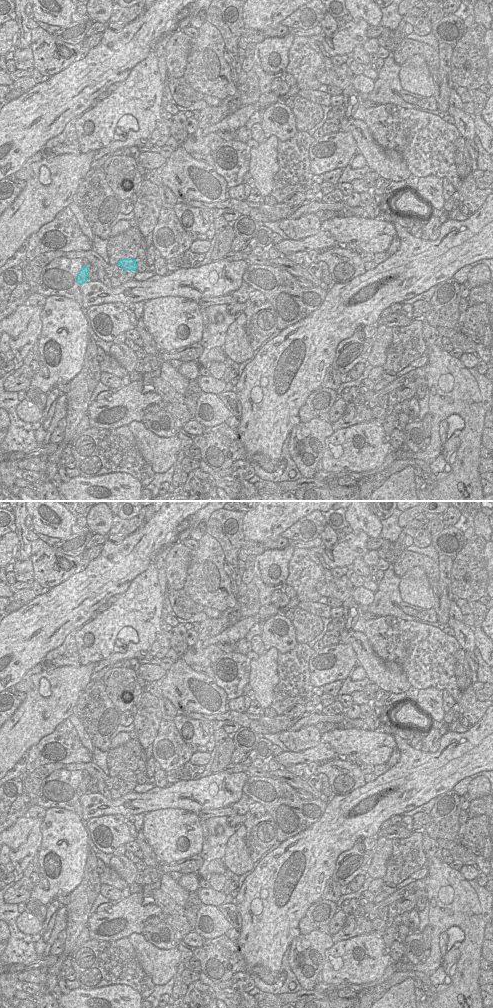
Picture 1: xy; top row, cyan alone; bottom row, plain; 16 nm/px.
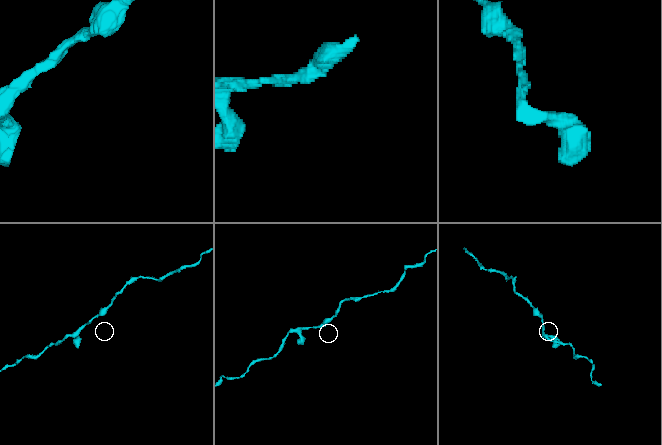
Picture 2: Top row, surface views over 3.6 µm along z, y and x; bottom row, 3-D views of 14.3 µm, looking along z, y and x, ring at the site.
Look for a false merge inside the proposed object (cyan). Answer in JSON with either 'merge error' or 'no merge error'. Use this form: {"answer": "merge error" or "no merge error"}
{"answer": "no merge error"}

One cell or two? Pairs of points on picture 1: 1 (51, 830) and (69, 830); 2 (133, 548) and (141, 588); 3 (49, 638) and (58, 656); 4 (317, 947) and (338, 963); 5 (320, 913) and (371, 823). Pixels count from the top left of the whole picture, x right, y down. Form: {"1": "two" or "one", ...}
{"1": "one", "2": "two", "3": "two", "4": "two", "5": "two"}

